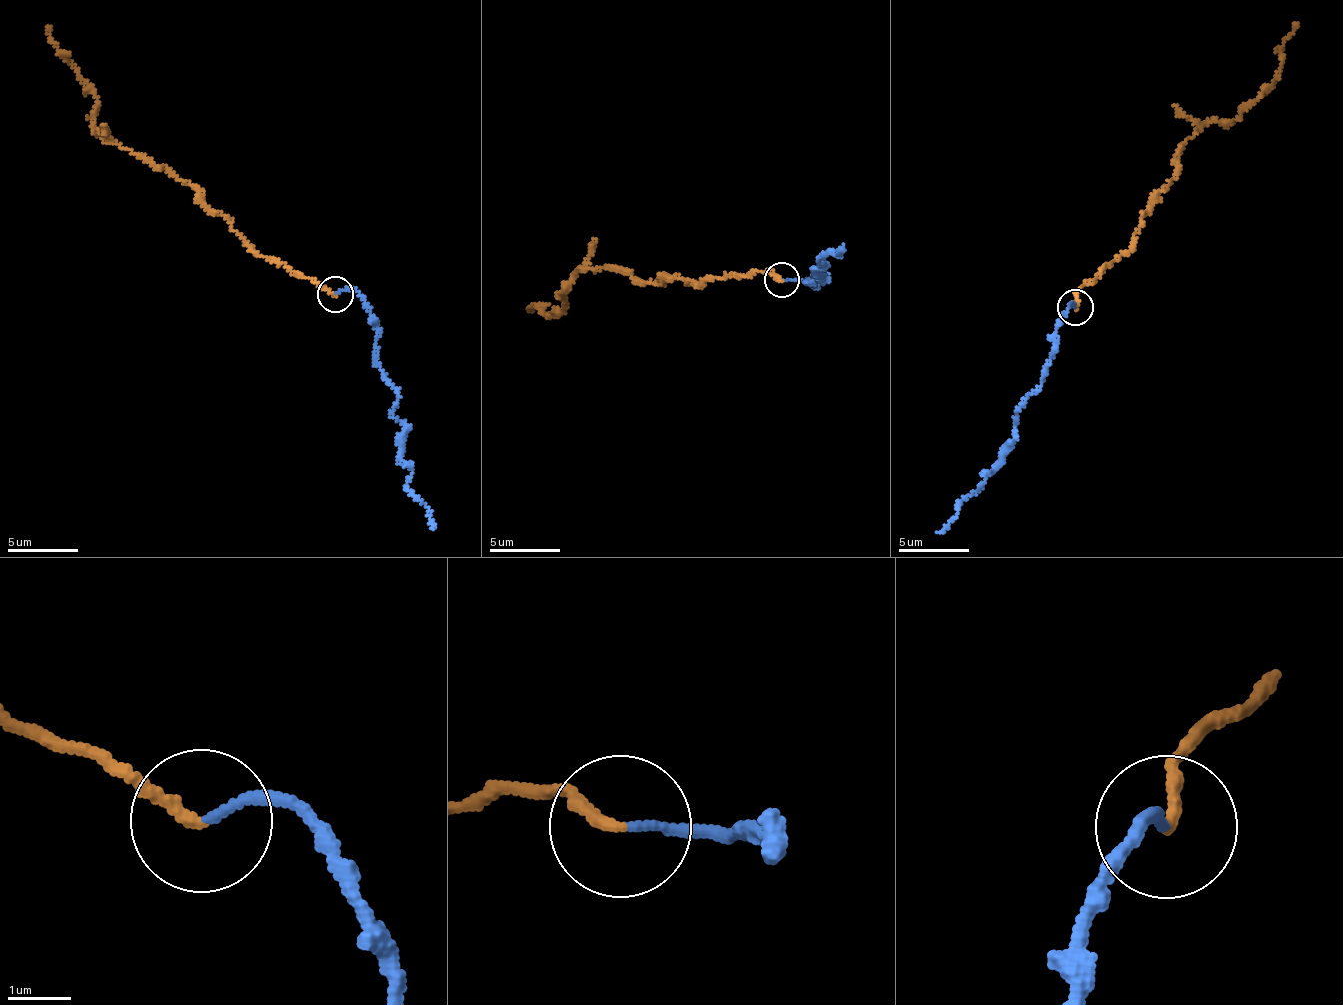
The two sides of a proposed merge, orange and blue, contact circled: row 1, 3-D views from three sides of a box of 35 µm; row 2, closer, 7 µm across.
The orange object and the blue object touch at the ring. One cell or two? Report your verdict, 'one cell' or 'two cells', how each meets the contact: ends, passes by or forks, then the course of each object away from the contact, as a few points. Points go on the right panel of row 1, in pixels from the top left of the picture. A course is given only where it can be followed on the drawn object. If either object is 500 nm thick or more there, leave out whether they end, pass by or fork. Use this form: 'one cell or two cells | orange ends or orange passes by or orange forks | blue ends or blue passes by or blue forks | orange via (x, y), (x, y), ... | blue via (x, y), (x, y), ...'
one cell | orange ends | blue ends | orange via (1076, 306), (1082, 286), (1130, 247), (1187, 139), (1232, 120), (1272, 84), (1284, 38), (1298, 23) | blue via (1076, 306), (1069, 308), (1055, 340), (1046, 375), (1016, 411), (1015, 439), (1001, 462), (958, 513), (936, 532)

